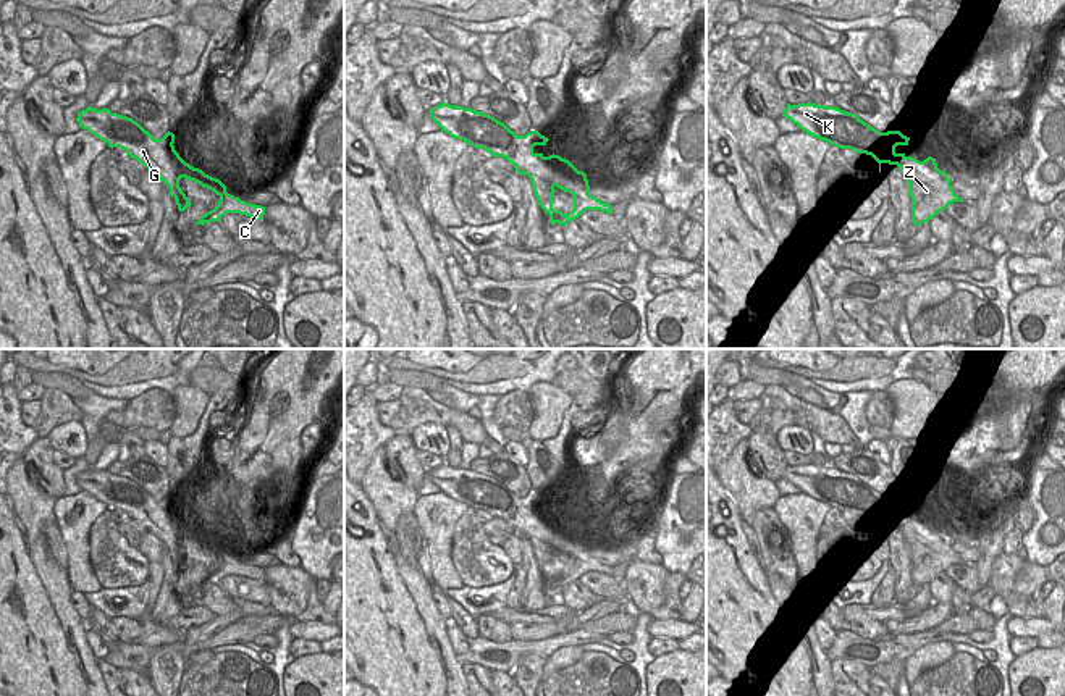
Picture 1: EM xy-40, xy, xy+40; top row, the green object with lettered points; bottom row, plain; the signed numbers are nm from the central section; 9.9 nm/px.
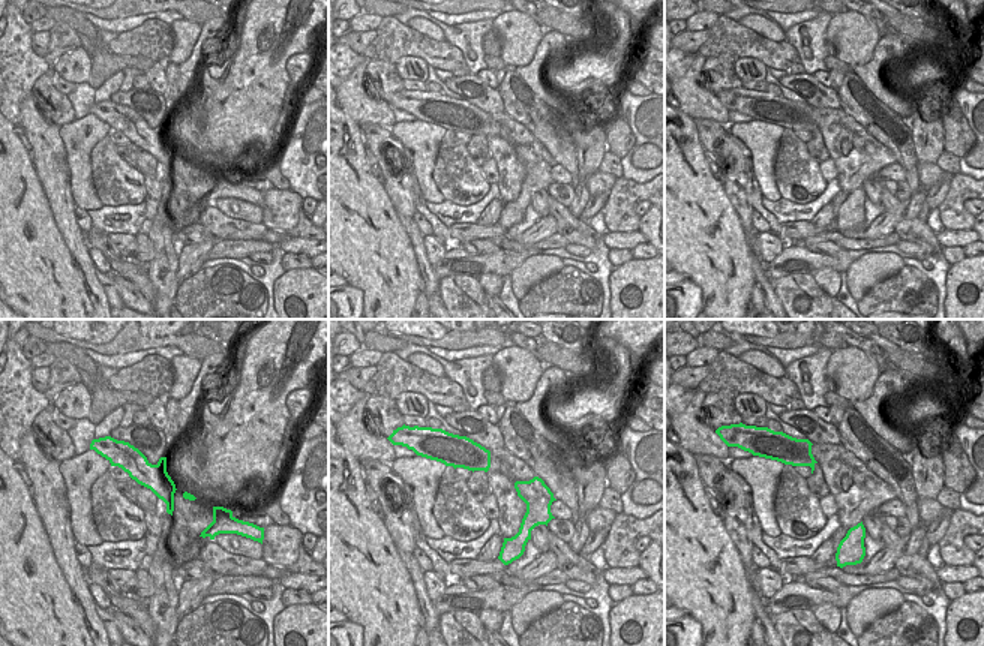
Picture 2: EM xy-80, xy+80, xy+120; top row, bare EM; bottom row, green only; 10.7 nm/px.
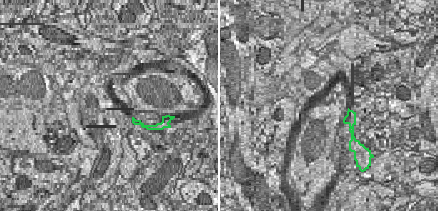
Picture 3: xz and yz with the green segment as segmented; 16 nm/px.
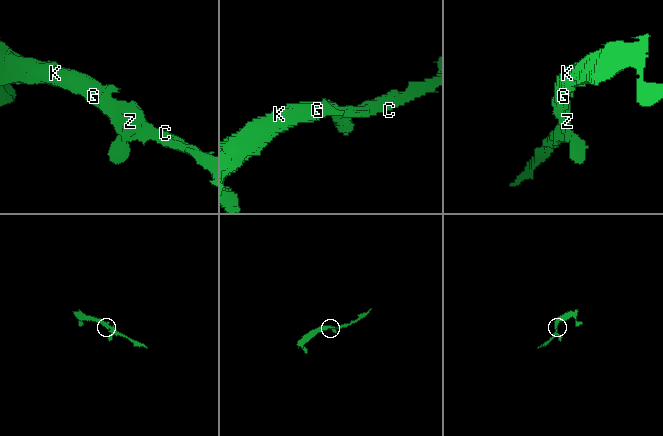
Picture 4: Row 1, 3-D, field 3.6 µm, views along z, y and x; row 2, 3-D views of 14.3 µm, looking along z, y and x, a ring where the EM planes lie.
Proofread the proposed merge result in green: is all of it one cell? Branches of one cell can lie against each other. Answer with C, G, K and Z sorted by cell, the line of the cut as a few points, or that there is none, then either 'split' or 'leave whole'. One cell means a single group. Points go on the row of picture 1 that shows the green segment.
C G K Z | no cut | leave whole

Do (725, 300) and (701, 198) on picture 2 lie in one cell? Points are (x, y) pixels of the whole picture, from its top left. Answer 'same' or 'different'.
same

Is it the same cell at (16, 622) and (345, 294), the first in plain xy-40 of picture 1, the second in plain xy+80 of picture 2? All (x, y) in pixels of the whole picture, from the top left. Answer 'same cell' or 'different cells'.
different cells

